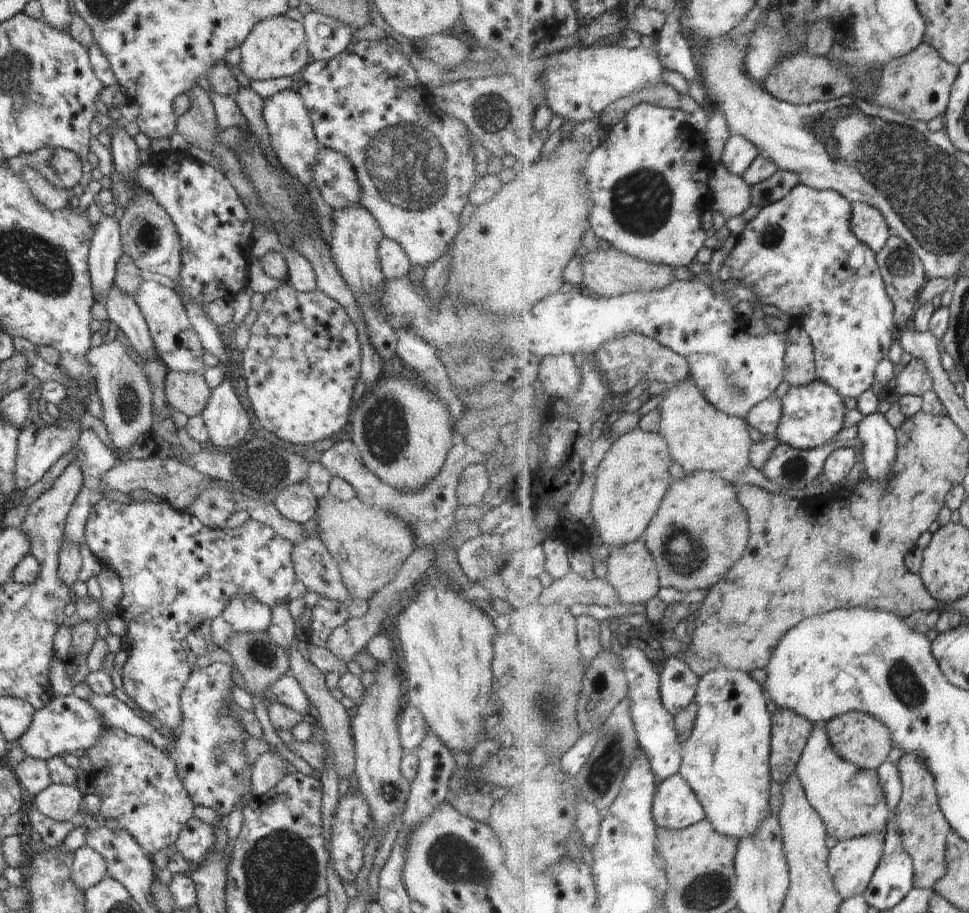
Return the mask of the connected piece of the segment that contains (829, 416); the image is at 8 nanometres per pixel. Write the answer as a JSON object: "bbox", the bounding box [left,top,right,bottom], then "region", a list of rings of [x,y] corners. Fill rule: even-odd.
{"bbox":[776,378,848,450],"region":[[[820,378],[802,386],[791,385],[783,400],[783,419],[776,436],[781,443],[788,443],[802,450],[812,450],[836,441],[844,429],[844,416],[848,410],[843,396],[825,380]]]}

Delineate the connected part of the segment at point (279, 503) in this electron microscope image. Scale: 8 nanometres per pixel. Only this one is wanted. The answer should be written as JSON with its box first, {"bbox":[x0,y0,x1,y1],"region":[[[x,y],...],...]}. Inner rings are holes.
{"bbox":[274,479,318,525],"region":[[[304,479],[287,486],[274,498],[276,508],[287,519],[303,525],[312,521],[317,513],[318,498]]]}

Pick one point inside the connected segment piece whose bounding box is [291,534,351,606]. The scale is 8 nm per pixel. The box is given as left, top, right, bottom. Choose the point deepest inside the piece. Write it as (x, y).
(314, 566)

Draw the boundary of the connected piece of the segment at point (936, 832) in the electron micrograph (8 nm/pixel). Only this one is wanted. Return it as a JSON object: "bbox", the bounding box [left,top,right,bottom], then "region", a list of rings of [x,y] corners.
{"bbox":[892,753,953,889],"region":[[[917,753],[904,755],[898,762],[898,766],[900,776],[903,778],[904,794],[892,821],[899,821],[898,828],[905,849],[914,859],[916,887],[932,889],[949,872],[948,838],[953,826],[942,810],[941,798],[937,791],[937,778],[925,759]]]}

